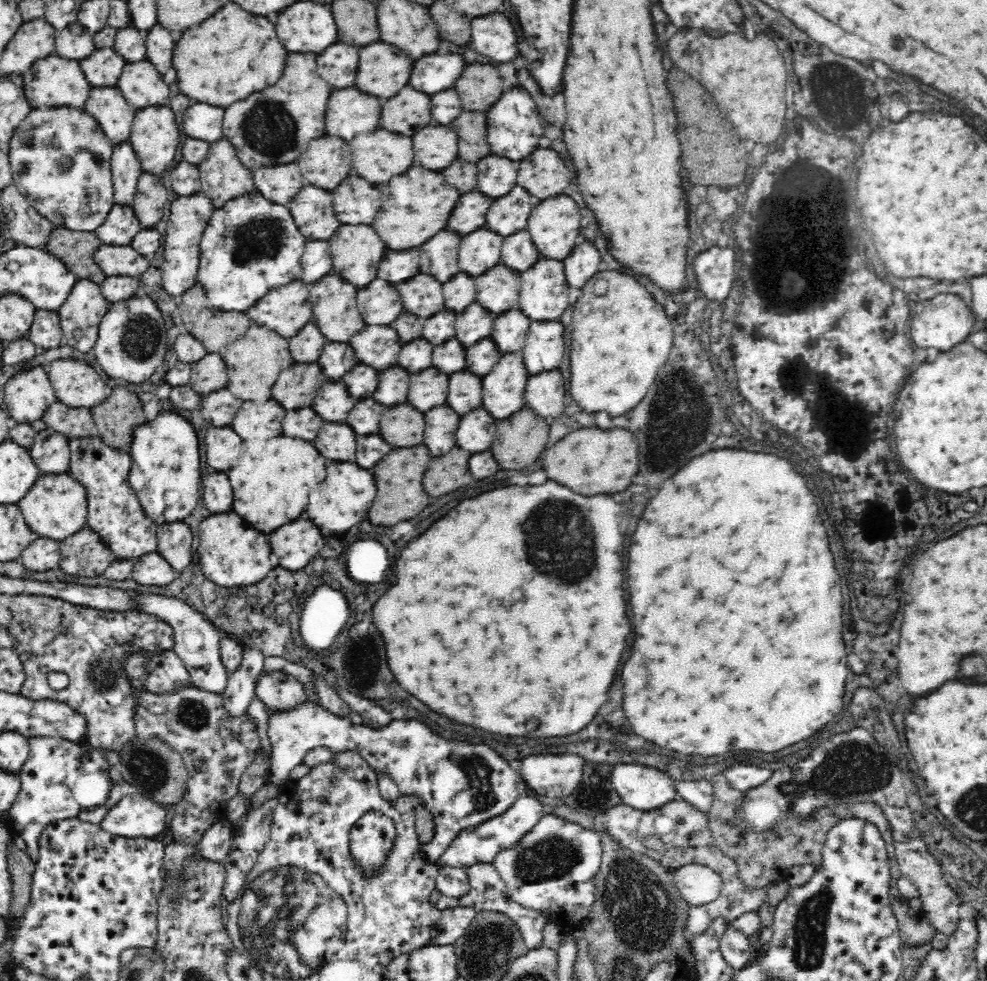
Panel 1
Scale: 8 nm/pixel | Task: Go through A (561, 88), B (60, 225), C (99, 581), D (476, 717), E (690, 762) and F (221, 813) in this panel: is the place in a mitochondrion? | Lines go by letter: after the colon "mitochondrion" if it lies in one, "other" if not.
A: other
B: other
C: other
D: other
E: other
F: other

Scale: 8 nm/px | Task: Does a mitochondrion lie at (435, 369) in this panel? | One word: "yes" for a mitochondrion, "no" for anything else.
no

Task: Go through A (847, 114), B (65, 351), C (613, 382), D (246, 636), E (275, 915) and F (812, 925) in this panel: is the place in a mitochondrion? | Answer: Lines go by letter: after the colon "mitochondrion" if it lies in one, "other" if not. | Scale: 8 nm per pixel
A: mitochondrion
B: other
C: other
D: other
E: mitochondrion
F: mitochondrion

